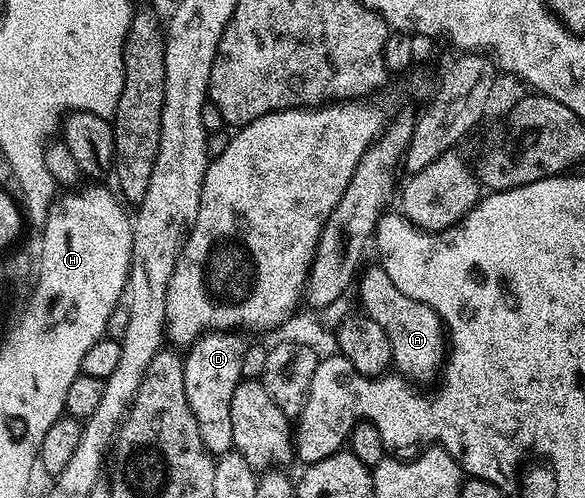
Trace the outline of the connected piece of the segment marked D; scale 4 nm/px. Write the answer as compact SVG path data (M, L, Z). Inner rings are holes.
M213 330L199 336L187 349L184 361L186 402L194 410L194 422L198 422L198 434L213 457L219 458L225 452L233 451L234 425L230 423L230 398L242 379L242 356L249 341L243 340L236 330Z

